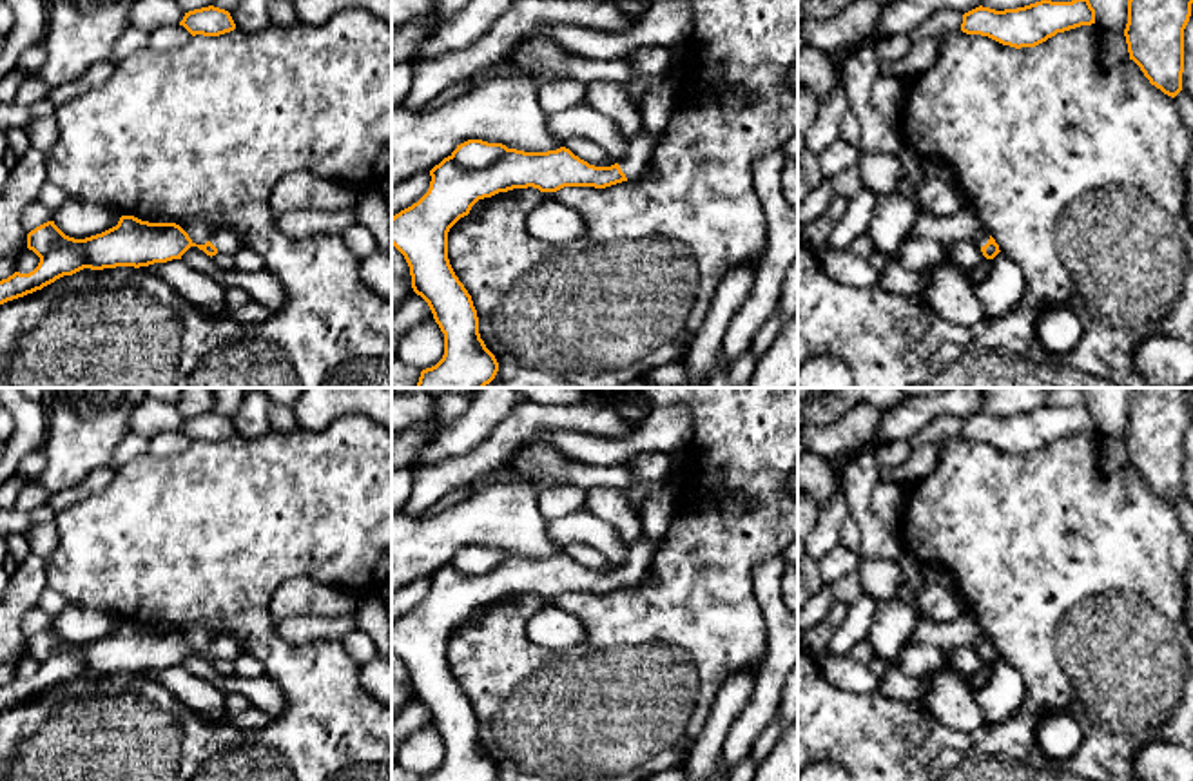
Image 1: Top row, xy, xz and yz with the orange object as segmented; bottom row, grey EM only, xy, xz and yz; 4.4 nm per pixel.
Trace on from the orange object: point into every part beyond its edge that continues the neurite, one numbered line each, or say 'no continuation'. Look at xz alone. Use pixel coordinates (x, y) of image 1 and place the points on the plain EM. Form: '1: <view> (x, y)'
1: xz (642, 553)

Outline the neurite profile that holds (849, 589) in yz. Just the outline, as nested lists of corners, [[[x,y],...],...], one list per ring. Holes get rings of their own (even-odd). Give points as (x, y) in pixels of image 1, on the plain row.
[[[858,571],[834,582],[830,591],[834,598],[847,607],[854,605],[861,596],[865,596],[863,580]]]

